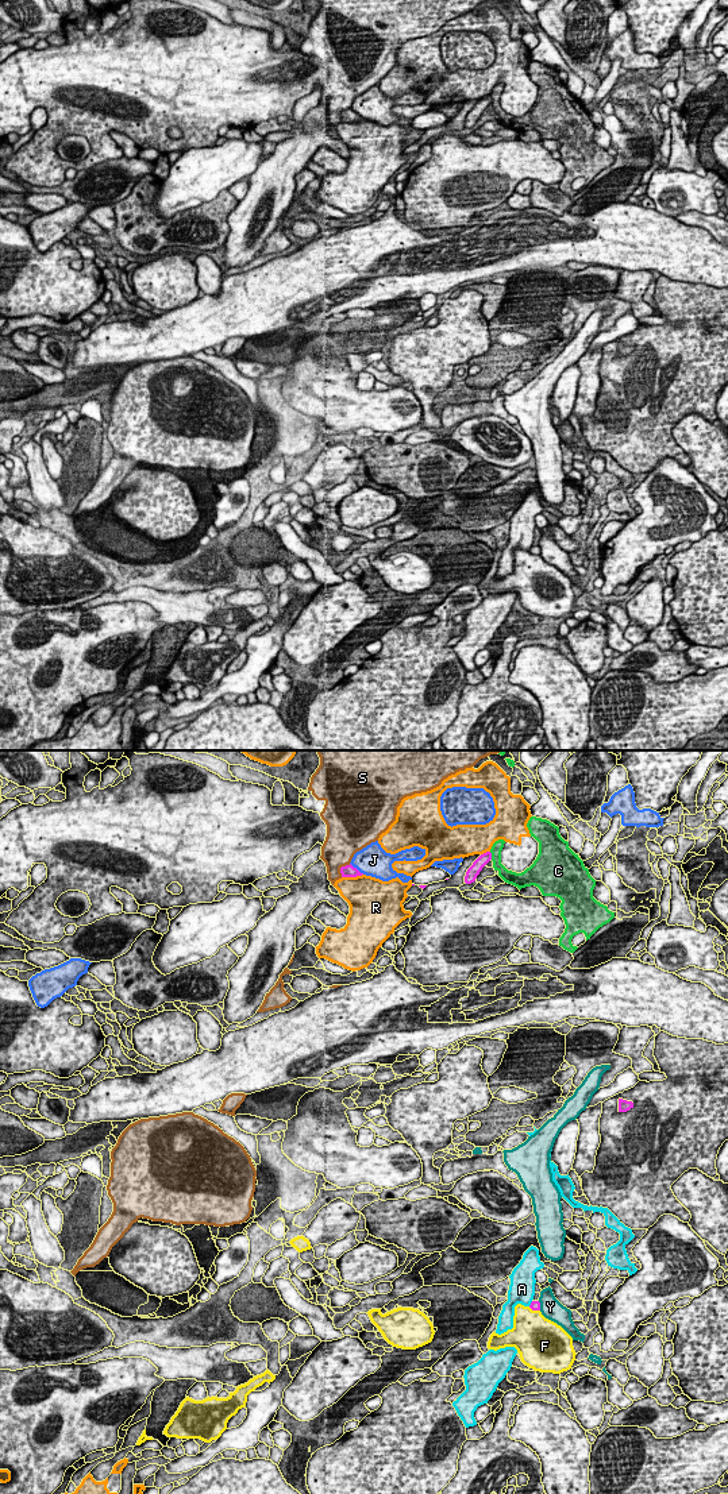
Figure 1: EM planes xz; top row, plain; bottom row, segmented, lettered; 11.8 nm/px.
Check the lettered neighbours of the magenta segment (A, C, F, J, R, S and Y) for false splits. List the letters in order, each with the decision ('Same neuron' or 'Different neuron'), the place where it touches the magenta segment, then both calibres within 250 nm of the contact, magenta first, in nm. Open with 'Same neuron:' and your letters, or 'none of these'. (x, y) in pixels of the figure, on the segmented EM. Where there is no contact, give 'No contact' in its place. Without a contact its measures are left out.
Same neuron: none of these
A: Different neuron. Touches magenta at xz (531, 1304). Thickness 130 nm (magenta) against 320 nm
C: Different neuron. Touches magenta at xz (490, 856). Thickness 140 nm (magenta) against 130 nm
F: Different neuron. Touches magenta at xz (534, 1309). Thickness 130 nm (magenta) against 460 nm
J: Different neuron. Touches magenta at xz (355, 868). Thickness 160 nm (magenta) against 360 nm
R: Different neuron. Touches magenta at xz (351, 876). Thickness 160 nm (magenta) against 420 nm
S: Different neuron. Touches magenta at xz (341, 868). Thickness 160 nm (magenta) against 380 nm
Y: Different neuron. Touches magenta at xz (539, 1305). Thickness 130 nm (magenta) against 240 nm

